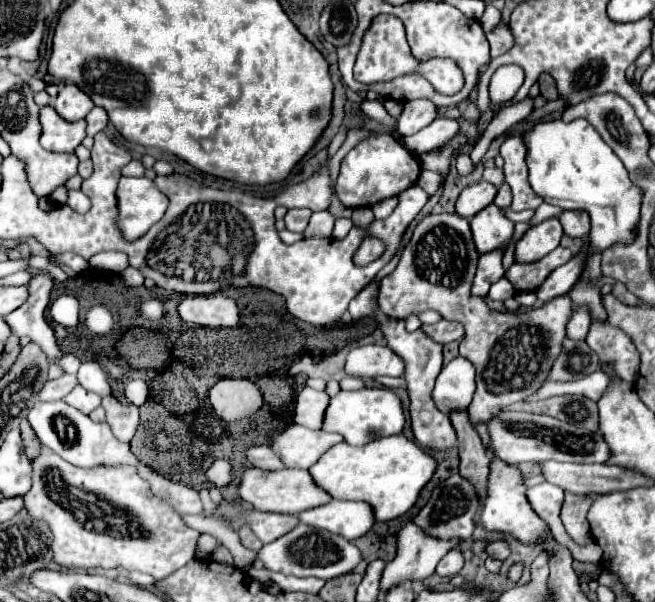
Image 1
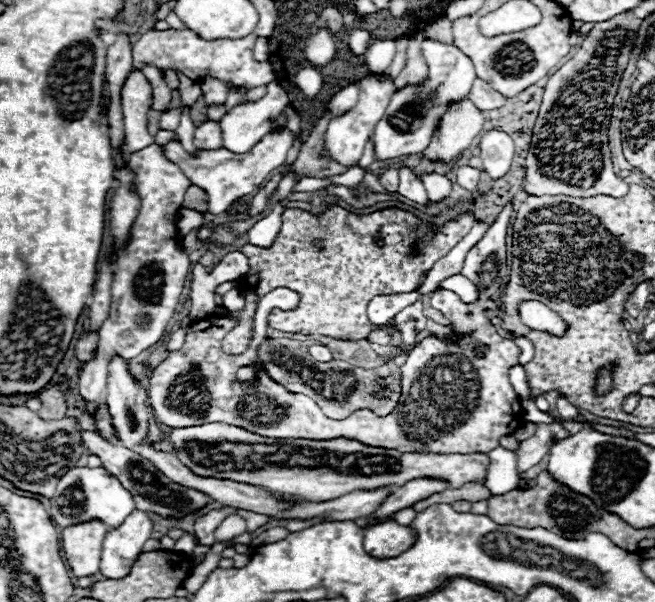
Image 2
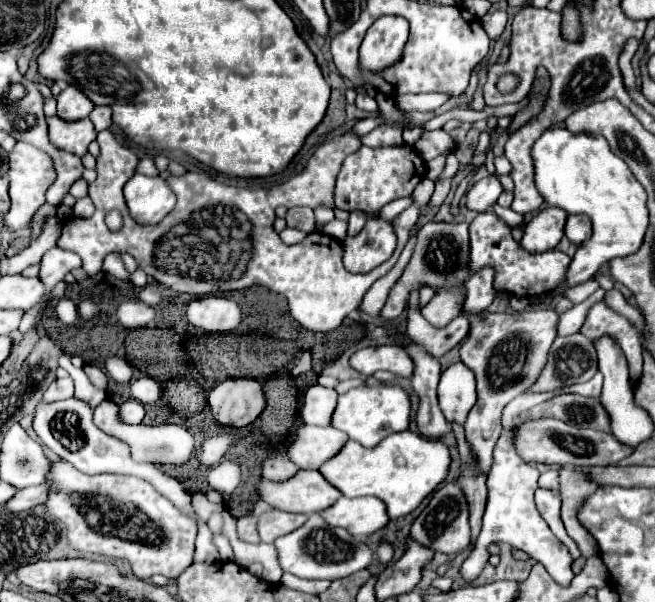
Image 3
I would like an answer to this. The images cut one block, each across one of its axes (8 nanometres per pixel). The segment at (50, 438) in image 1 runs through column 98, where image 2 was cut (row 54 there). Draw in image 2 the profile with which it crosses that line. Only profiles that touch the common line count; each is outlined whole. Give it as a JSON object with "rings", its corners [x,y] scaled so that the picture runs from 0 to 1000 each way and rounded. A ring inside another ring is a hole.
{"rings":[[[647,66],[644,90],[656,113],[653,136],[647,143],[620,143],[602,153],[589,189],[583,193],[568,223],[574,266],[602,266],[623,256],[641,256],[647,246],[653,246],[660,219],[666,216],[675,186],[684,179],[684,169],[699,169],[699,163],[711,163],[727,133],[721,100],[705,90],[705,83],[699,83],[696,76]]]}

